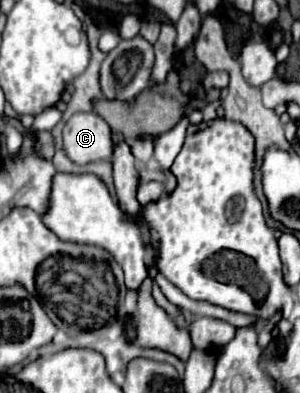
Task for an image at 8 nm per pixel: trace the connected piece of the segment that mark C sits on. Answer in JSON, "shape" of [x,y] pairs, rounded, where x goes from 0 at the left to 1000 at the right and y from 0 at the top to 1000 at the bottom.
{"shape":[[[257,285],[210,326],[210,382],[250,417],[357,407],[377,387],[370,326],[317,285]]]}

